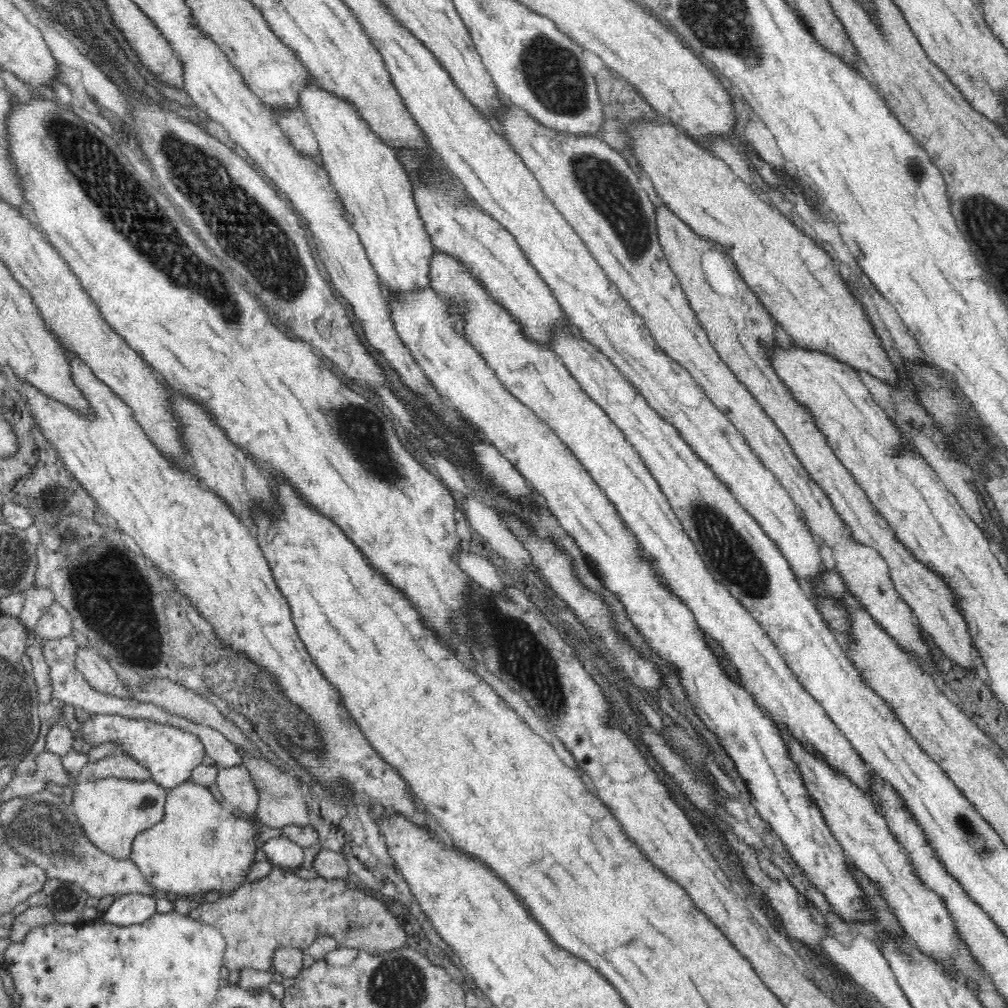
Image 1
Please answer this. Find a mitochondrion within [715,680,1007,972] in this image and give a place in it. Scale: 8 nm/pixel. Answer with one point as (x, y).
(964, 823)

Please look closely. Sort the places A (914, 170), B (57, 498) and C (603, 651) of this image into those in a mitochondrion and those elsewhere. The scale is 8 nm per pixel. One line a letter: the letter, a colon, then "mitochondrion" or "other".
A: mitochondrion
B: mitochondrion
C: other

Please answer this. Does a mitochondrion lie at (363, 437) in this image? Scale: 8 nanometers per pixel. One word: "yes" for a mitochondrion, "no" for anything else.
yes

